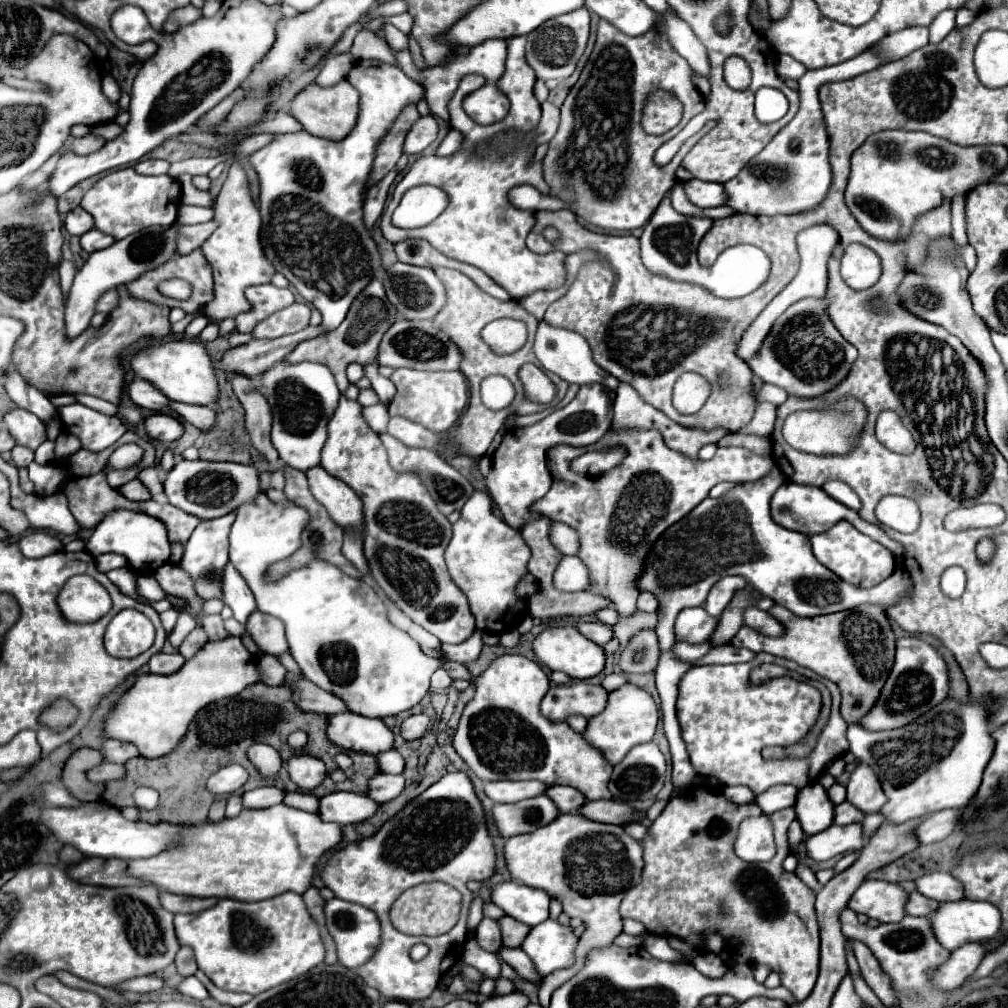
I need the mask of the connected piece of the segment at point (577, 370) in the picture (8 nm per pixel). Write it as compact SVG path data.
M540 321L538 331L536 331L536 341L534 341L534 355L536 355L536 359L542 363L542 367L546 371L552 371L552 373L560 375L568 383L576 383L576 385L602 383L610 391L614 391L618 387L618 379L614 375L602 371L602 367L598 367L594 363L592 353L590 353L590 345L586 343L586 339L582 335L578 335L574 331L554 327L554 325L548 325L546 321Z

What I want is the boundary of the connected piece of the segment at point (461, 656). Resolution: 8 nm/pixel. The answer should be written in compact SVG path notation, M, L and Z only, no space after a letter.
M474 633L464 643L458 643L458 645L442 645L442 651L444 651L444 657L446 659L458 661L462 665L468 665L468 663L472 663L472 661L476 661L480 657L482 647L484 647L482 635L480 633Z

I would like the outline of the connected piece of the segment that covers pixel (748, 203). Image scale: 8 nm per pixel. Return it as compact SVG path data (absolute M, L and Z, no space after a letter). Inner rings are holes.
M870 51L860 53L846 63L808 71L798 79L800 85L800 111L756 157L752 157L744 169L730 181L724 183L728 193L728 205L750 215L780 215L798 213L812 209L822 201L830 187L829 140L826 132L822 107L818 101L818 89L828 81L844 81L866 71L872 71L886 61L878 61ZM796 138L796 145L794 139Z

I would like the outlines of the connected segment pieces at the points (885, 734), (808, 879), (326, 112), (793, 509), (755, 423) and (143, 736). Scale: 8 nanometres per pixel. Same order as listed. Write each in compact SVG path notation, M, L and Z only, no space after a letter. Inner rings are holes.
M948 697L946 701L938 703L934 709L924 713L922 717L914 719L912 723L890 729L890 731L868 731L860 725L848 725L848 743L850 753L860 759L862 763L870 765L870 769L876 773L876 777L882 783L882 789L888 797L888 803L884 805L882 813L892 823L904 823L916 817L930 815L940 809L964 809L970 805L970 801L976 797L984 767L988 765L992 753L994 753L994 737L990 729L990 711L986 703L974 703L974 701L956 701Z
M798 863L798 867L796 867L796 871L794 871L810 889L814 889L814 891L818 891L820 889L820 883L816 881L816 877L814 877L814 873L806 867L806 865L802 865L802 863Z
M342 79L340 83L336 83L332 87L322 87L318 83L310 83L306 89L302 89L292 99L292 103L288 107L288 113L308 133L312 133L316 137L338 141L342 137L346 137L346 133L350 133L350 129L354 127L354 121L358 117L358 91L346 79Z
M788 481L788 483L780 485L778 491L774 493L774 497L772 497L772 501L770 501L770 511L772 511L772 519L774 519L778 525L782 525L782 527L786 527L786 529L790 529L790 531L804 533L804 535L816 535L816 533L822 533L822 531L830 529L830 527L836 525L838 521L848 521L848 523L852 523L860 533L872 537L874 541L878 541L880 545L884 545L886 549L890 549L898 561L904 559L904 547L902 547L898 541L890 539L890 537L884 533L882 527L860 519L860 515L858 515L856 511L852 511L852 509L844 507L842 503L834 501L834 499L832 499L830 495L826 495L820 487L800 485L800 483Z
M758 403L756 405L756 413L754 419L750 421L750 425L746 425L744 429L740 429L742 433L756 433L756 435L770 435L774 429L774 421L776 421L776 407L770 403Z
M238 637L212 641L172 675L138 675L136 683L116 701L114 709L106 715L102 735L106 739L118 739L136 745L142 757L162 757L178 745L188 725L204 705L222 697L234 697L246 685L258 681L260 673L256 669L256 659L252 653L248 653Z

